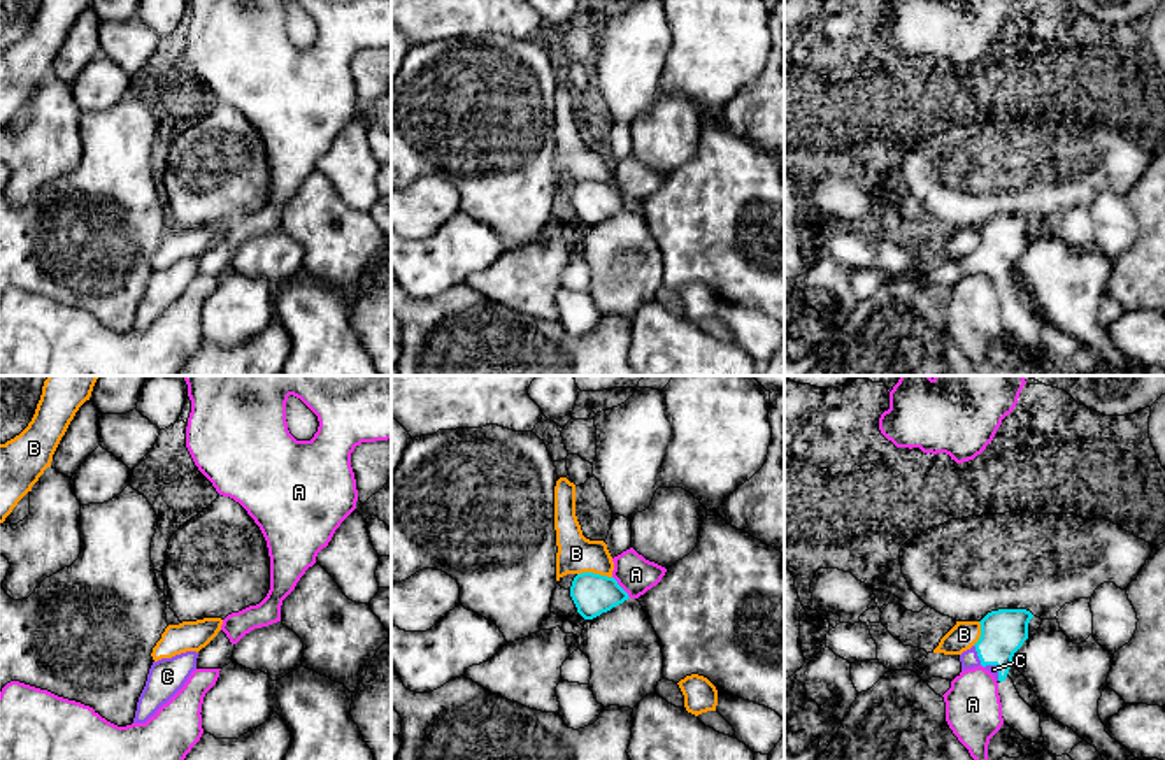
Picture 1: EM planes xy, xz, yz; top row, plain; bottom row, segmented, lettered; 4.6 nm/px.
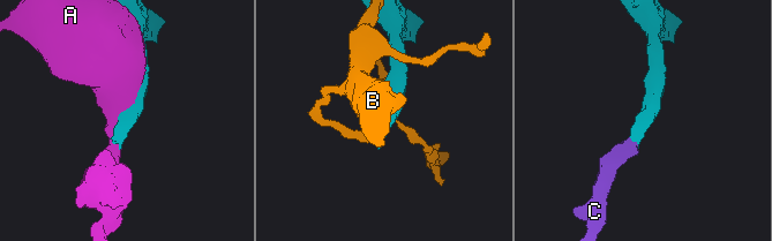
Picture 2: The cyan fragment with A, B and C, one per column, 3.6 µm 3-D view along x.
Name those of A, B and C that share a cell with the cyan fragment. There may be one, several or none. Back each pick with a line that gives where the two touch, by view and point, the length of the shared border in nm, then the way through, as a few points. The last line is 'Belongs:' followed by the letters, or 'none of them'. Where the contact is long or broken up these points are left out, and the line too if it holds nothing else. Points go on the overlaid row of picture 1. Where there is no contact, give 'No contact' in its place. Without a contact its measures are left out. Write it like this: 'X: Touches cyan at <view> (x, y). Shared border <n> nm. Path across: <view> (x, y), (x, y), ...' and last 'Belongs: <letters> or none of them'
C: Touches cyan at yz (978, 655). Shared border 100 nm. Path across: yz (1002, 632), (978, 655), (969, 659)
Belongs: C

